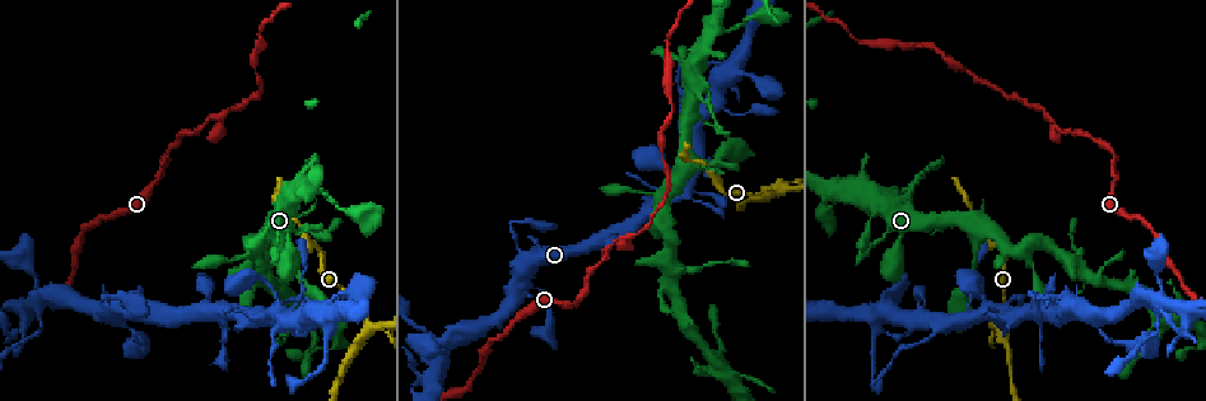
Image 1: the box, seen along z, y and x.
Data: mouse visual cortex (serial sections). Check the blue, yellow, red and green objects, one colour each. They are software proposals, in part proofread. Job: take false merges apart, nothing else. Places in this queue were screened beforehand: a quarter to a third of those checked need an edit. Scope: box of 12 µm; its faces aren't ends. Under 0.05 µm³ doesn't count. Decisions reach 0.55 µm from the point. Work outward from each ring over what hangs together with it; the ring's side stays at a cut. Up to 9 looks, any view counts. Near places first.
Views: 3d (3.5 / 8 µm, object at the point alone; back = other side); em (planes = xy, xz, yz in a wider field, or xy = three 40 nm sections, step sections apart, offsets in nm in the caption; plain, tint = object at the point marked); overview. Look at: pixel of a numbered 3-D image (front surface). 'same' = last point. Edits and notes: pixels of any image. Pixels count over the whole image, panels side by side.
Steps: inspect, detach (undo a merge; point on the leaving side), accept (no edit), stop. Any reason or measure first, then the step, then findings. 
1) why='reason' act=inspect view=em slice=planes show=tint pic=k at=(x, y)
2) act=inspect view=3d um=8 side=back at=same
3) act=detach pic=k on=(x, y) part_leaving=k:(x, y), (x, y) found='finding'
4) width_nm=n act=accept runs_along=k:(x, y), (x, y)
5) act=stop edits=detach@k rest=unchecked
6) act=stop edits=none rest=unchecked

why='arms part here' act=inspect view=3d um=8 pic=1 at=(283, 235)

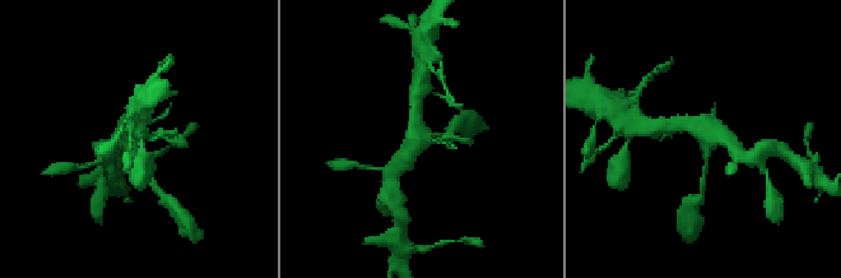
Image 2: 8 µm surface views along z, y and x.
act=inspect view=em slice=xy step=1 show=tint pic=2 at=(707, 144)

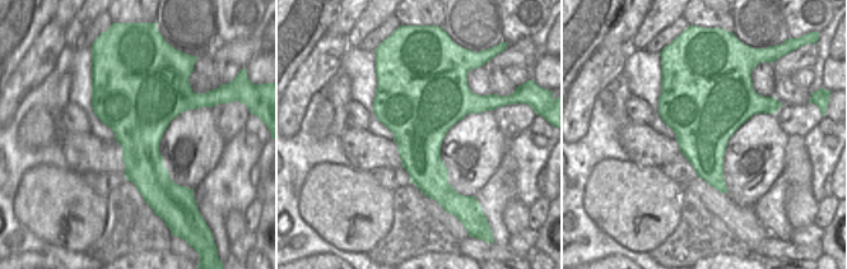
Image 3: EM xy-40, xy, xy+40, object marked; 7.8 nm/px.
act=accept runs_along=2:(417, 101), (417, 140), (398, 166) found='all the same cell'

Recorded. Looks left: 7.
why='sudden change in width' act=inspect view=3d um=3.5 pic=1 at=(1048, 119)

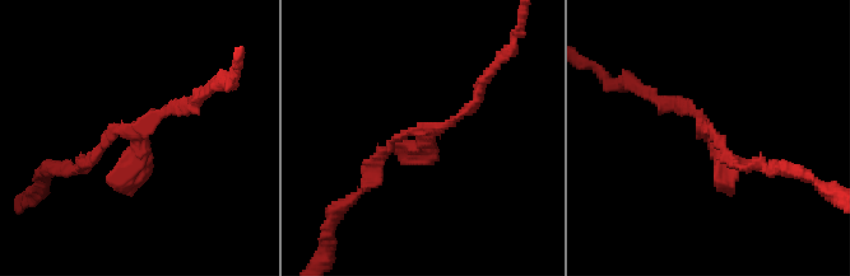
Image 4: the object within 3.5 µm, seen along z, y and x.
act=inspect view=em slice=planes show=tint pic=4 at=(422, 132)

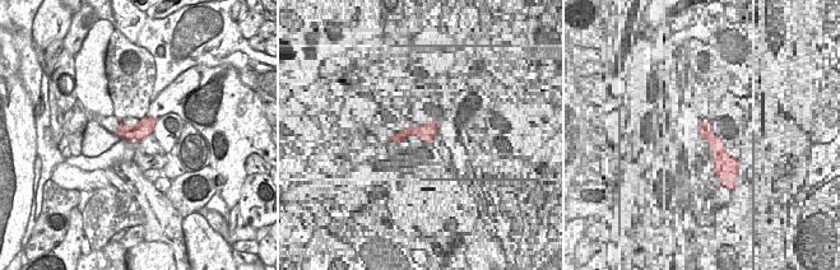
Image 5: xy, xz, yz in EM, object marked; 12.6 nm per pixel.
width_nm=240 act=detach pic=4 on=(129, 183) part_leaving=4:(135, 144), (131, 171), (107, 182) found='two cells meet here'

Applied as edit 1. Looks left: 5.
why='thick turns thin' act=inspect view=3d um=3.5 side=back pic=1 at=(1157, 330)

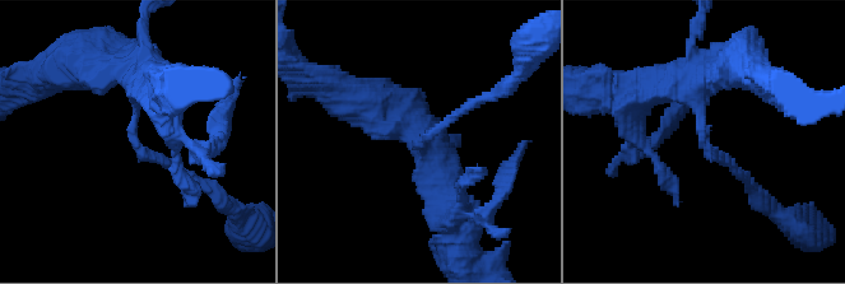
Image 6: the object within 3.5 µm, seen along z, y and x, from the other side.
arm_widths_nm=150,350 act=inspect view=em slice=planes show=tint pic=6 at=(138, 142)

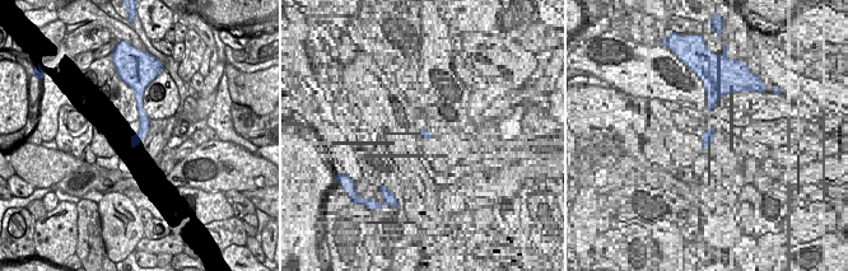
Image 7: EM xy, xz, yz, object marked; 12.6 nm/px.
width_nm=140 act=accept runs_along=6:(133, 69), (137, 143), (199, 182) found='continuous, no second cell'

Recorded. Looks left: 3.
why='a narrow waist' act=inspect view=3d um=3.5 pic=1 at=(367, 326)

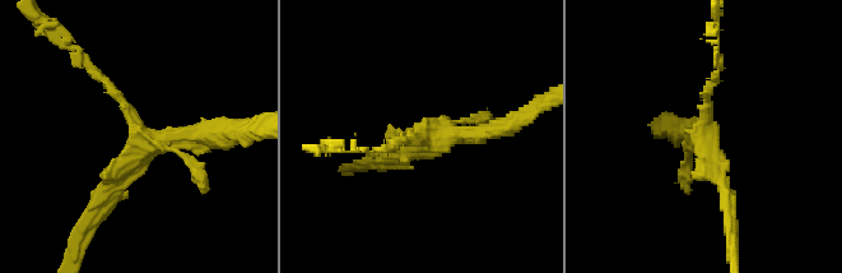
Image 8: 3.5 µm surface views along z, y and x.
arms=4 arm_widths_nm=100,100,200,200 act=inspect view=em slice=planes show=tint pic=8 at=(426, 141)

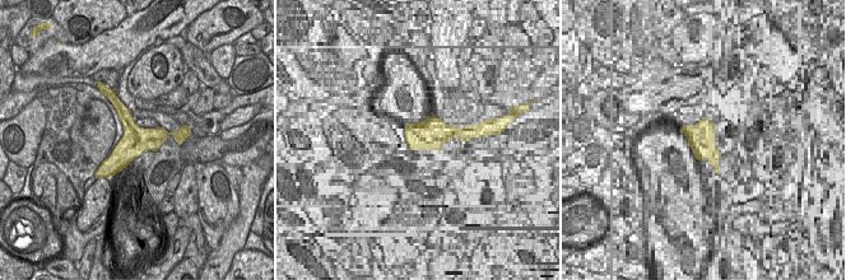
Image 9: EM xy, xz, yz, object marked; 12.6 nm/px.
act=accept runs_along=8:(717, 69), (708, 89), (708, 152), (727, 207) found='one cell here'

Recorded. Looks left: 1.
act=stop edits=detach@4 rest=unchecked

